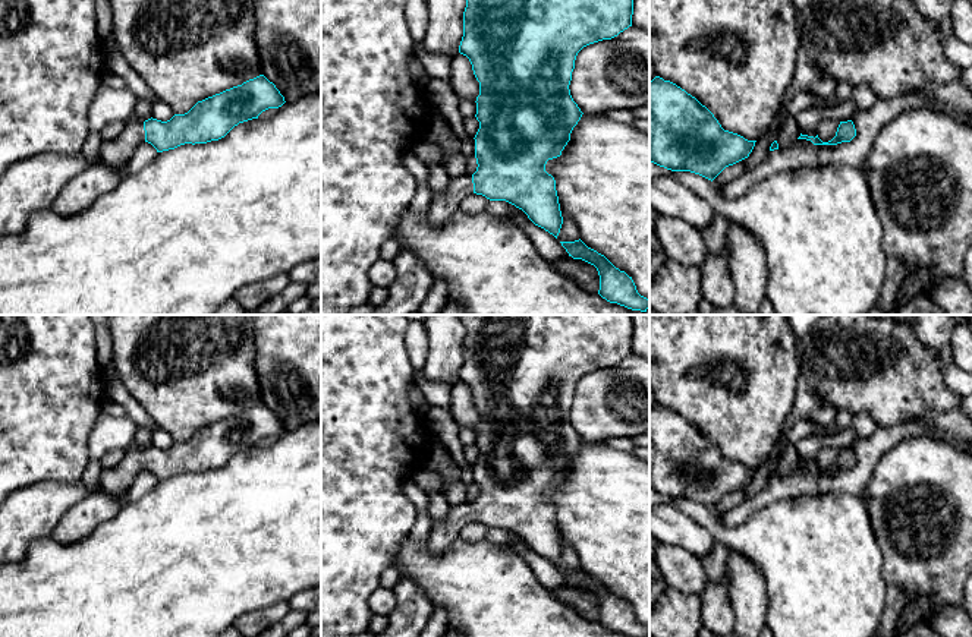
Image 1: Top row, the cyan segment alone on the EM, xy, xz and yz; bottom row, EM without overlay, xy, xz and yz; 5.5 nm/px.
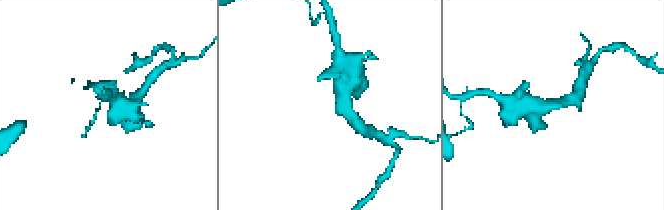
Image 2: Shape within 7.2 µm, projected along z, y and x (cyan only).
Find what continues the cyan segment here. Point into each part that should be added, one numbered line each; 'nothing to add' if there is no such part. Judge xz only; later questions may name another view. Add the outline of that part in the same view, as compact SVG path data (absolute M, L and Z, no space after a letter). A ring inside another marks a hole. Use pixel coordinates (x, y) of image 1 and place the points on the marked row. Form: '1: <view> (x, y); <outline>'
1: xz (442, 207); M472 176L450 177L447 189L432 196L427 209L428 221L435 227L441 227L453 217L459 209L459 204L471 193L474 193Z

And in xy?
1: xy (116, 153); M132 119L125 123L123 132L116 139L103 142L98 158L107 167L120 168L142 142L145 142L144 120Z

